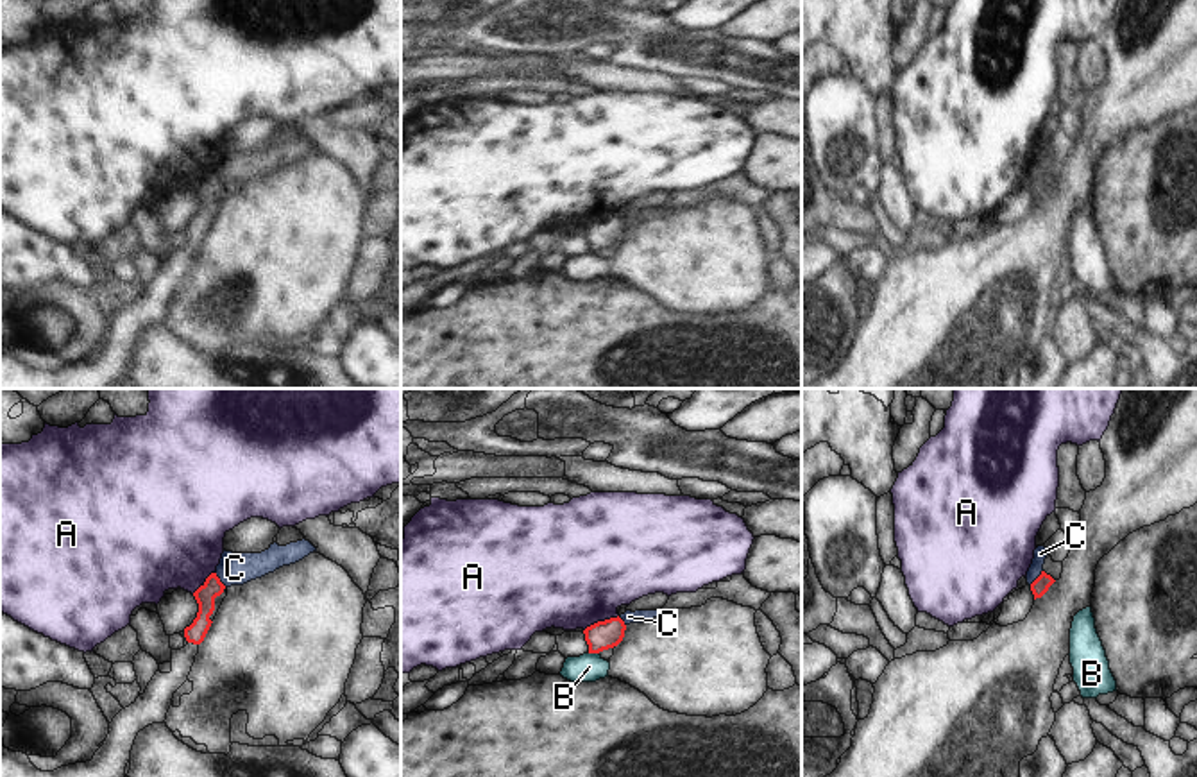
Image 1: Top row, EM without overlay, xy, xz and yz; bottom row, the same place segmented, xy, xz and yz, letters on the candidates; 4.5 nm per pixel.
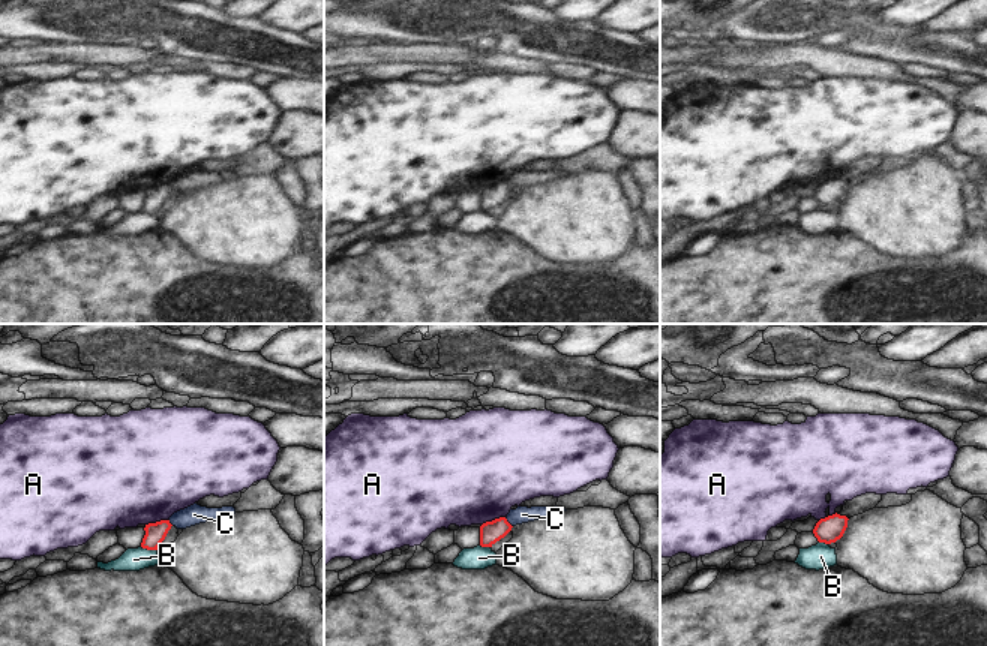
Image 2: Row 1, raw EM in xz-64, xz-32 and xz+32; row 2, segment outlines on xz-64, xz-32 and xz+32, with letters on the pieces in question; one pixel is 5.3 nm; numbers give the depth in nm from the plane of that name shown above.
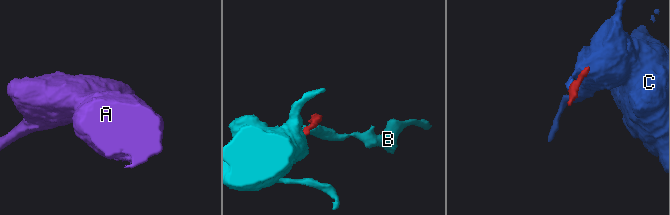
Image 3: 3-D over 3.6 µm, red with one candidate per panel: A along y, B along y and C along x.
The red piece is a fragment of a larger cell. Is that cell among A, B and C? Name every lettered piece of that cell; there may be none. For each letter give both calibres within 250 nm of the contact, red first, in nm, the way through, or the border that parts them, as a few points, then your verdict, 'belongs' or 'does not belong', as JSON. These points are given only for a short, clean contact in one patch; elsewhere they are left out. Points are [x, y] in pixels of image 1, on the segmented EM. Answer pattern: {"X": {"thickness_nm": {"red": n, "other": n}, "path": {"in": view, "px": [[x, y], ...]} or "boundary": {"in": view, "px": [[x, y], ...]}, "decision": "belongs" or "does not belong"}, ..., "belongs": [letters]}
{"A": {"thickness_nm": {"red": 130, "other": 480}, "boundary": {"in": "xz", "px": [[618, 614], [598, 620], [584, 631]]}, "decision": "does not belong"}, "B": {"thickness_nm": {"red": 130, "other": 130}, "boundary": {"in": "xz", "px": [[589, 652], [598, 654]]}, "decision": "does not belong"}, "C": {"thickness_nm": {"red": 90, "other": 140}, "boundary": {"in": "xy", "px": [[215, 572], [226, 586]]}, "decision": "does not belong"}, "belongs": []}

